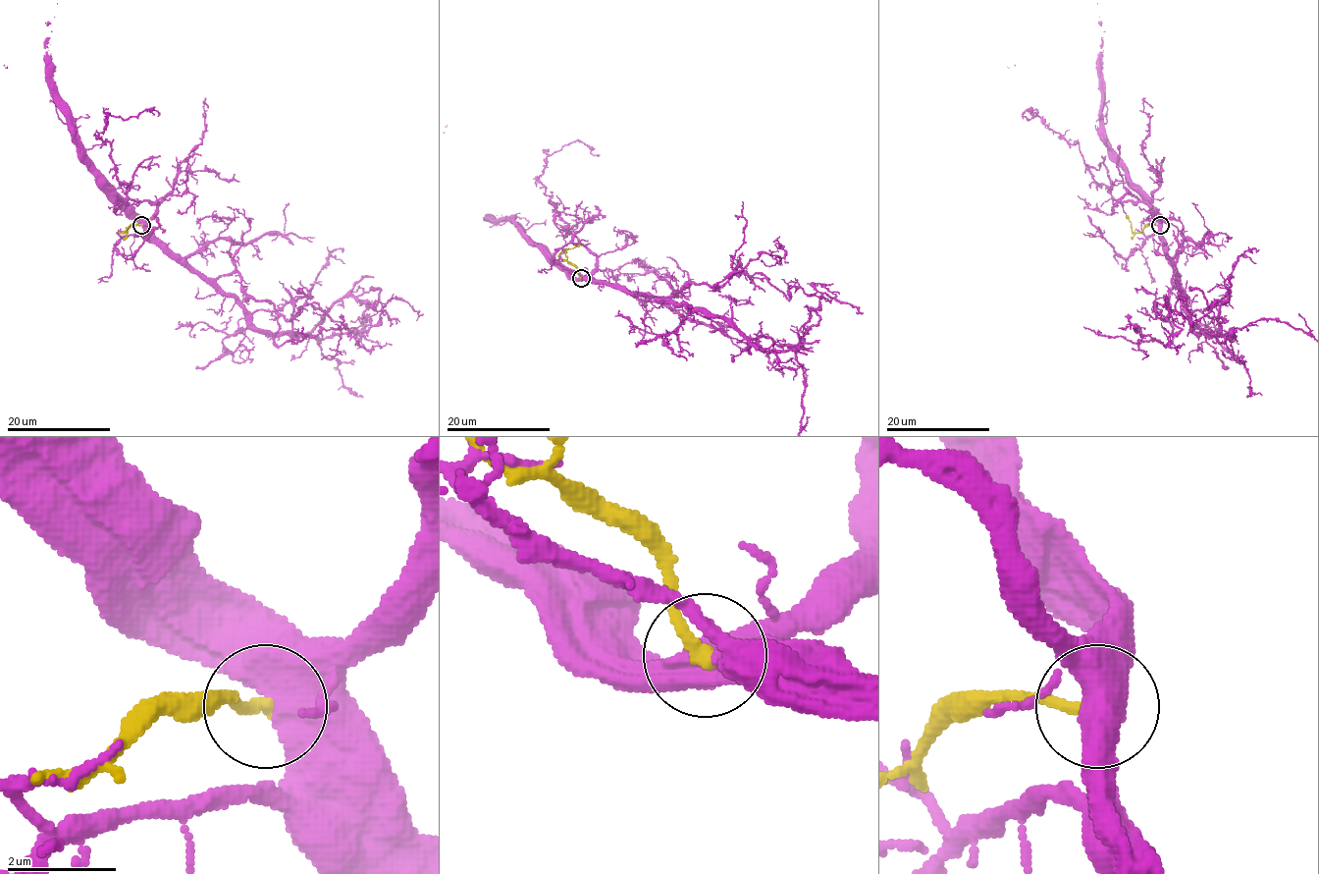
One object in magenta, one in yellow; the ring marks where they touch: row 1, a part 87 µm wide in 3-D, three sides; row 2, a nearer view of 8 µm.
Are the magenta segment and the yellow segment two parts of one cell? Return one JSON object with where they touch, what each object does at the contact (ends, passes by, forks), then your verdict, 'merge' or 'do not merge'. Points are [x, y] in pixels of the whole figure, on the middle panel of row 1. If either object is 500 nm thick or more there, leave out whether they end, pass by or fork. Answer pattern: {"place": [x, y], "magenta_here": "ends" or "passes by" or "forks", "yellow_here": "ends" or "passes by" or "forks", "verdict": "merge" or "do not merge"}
{"place": [581, 278], "verdict": "do not merge"}

